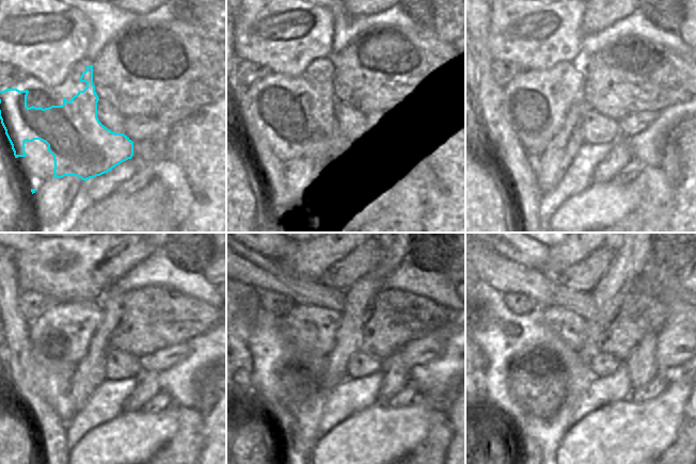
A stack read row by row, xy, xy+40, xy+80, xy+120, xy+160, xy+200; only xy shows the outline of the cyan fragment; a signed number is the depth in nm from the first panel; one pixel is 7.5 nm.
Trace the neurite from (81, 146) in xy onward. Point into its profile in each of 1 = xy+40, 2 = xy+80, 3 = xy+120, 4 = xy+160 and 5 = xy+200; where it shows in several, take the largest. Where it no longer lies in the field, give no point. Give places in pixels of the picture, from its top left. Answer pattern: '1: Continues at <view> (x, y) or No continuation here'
1: Continues at xy+40 (306, 130)
2: Continues at xy+80 (536, 126)
3: Continues at xy+120 (59, 363)
4: Continues at xy+160 (310, 353)
5: Continues at xy+200 (572, 334).

